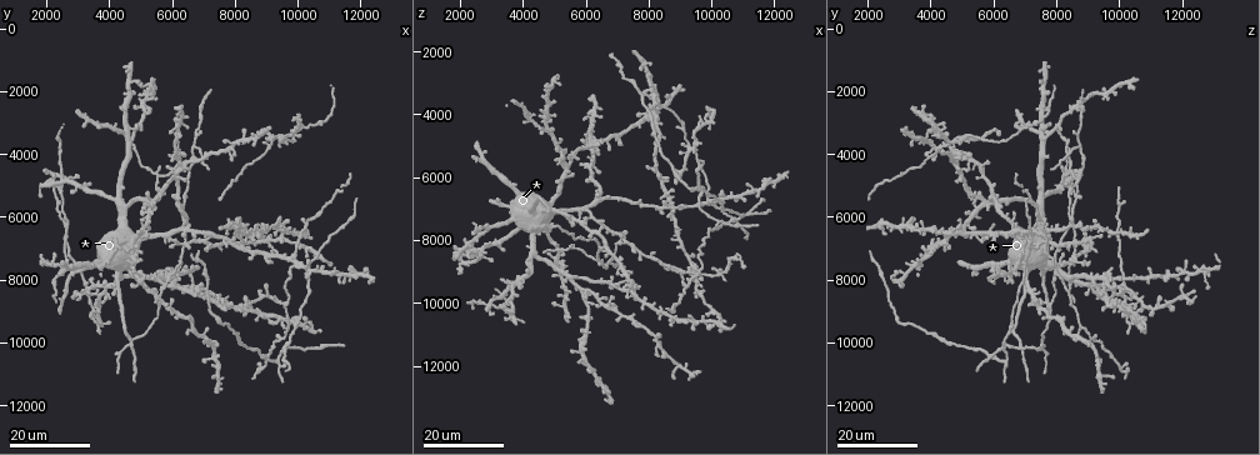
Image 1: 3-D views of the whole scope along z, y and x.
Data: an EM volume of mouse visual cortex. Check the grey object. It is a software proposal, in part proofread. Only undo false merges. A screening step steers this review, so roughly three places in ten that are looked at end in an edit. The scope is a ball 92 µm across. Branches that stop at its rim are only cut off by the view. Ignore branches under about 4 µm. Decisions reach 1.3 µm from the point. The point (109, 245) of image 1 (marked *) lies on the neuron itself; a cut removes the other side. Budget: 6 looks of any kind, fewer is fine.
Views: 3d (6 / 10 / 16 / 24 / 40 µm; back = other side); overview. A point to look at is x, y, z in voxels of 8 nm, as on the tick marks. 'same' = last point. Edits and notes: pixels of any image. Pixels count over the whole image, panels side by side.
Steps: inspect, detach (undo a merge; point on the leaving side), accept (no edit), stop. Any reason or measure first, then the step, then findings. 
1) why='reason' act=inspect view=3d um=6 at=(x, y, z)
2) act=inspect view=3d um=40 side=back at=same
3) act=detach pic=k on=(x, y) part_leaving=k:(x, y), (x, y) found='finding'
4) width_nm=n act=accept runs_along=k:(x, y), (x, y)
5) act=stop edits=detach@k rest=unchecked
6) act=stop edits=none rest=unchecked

why='two arms in line, one across' act=inspect view=3d um=16 at=(6600, 3700, 8800)

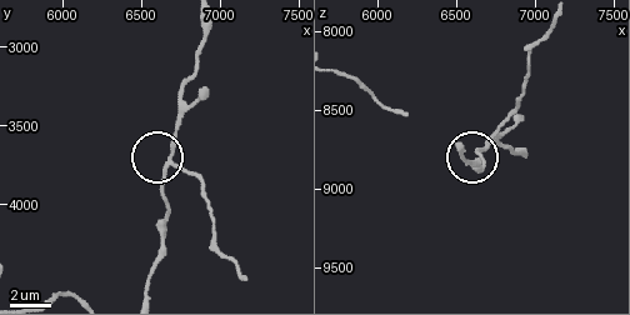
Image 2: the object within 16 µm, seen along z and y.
act=inspect view=3d um=6 at=(6680, 3720, 8740)

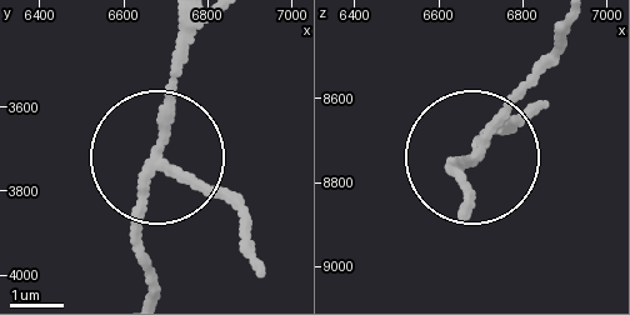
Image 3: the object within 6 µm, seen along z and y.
arms=3 act=detach pic=3 on=(206, 195) part_leaving=3:(163, 171), (216, 198), (248, 251) found='a second neuron is stuck on'

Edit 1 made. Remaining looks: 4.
why='a fork' act=inspect view=3d um=24 at=(5500, 8700, 7400)

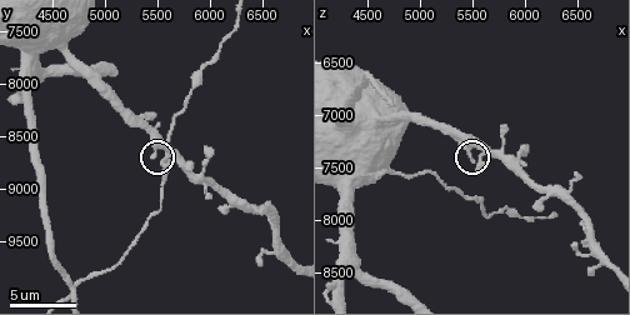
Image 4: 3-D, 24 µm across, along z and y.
why='closer look' act=inspect view=3d um=10 at=(5620, 8680, 7380)

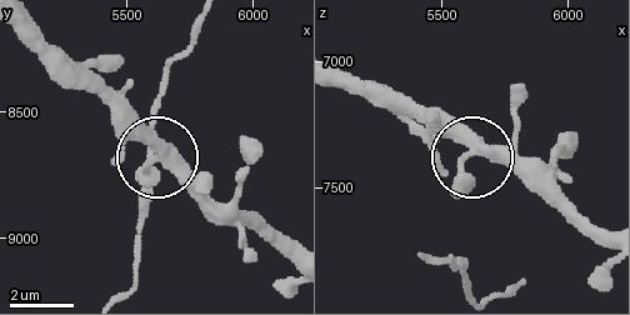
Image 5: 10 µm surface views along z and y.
arms=3 act=accept runs_along=5:(339, 71), (413, 98), (471, 154), (530, 160) found='continuous, no second neuron'

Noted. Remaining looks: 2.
why='four-way junction' act=inspect view=3d um=24 at=(8900, 8500, 12000)

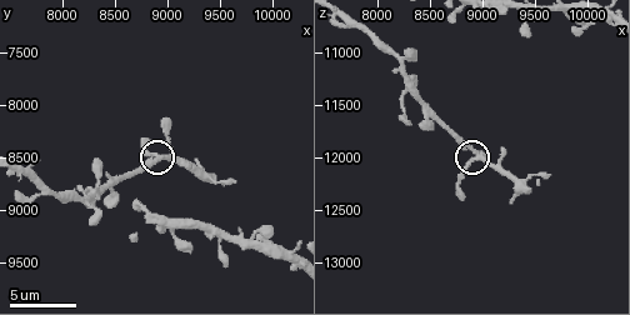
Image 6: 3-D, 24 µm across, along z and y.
act=inspect view=3d um=10 at=(8940, 8480, 12040)

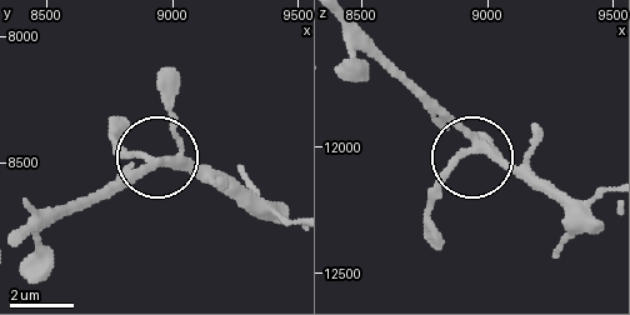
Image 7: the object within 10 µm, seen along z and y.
act=accept runs_along=7:(350, 25), (468, 146), (425, 208) found='one neuron here'

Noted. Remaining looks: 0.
act=stop edits=detach@3 rest=unchecked

